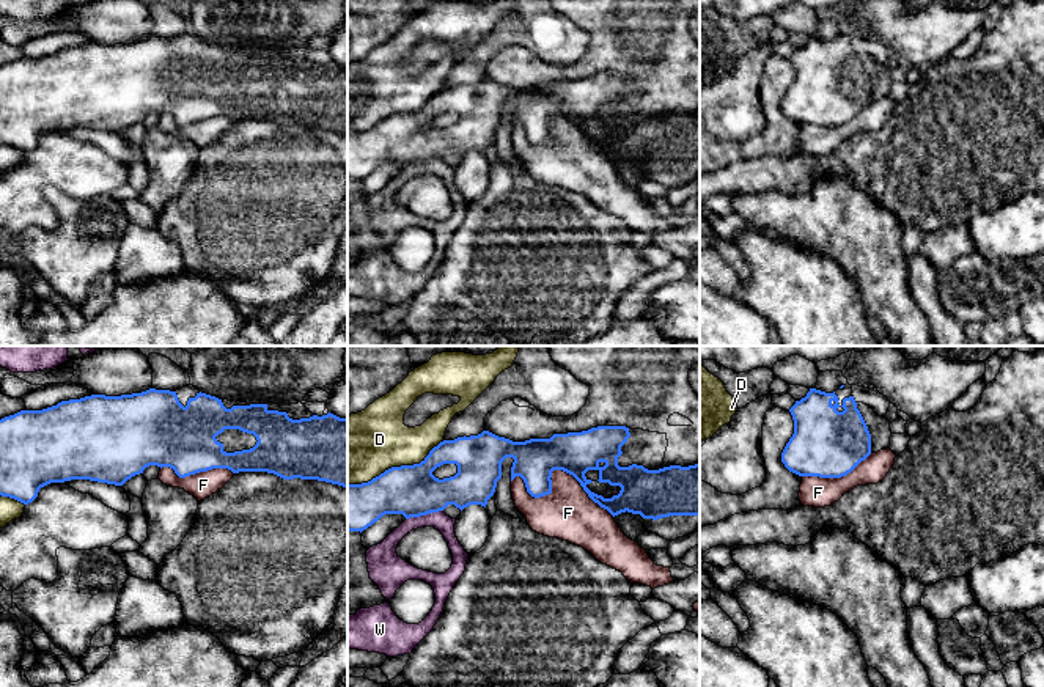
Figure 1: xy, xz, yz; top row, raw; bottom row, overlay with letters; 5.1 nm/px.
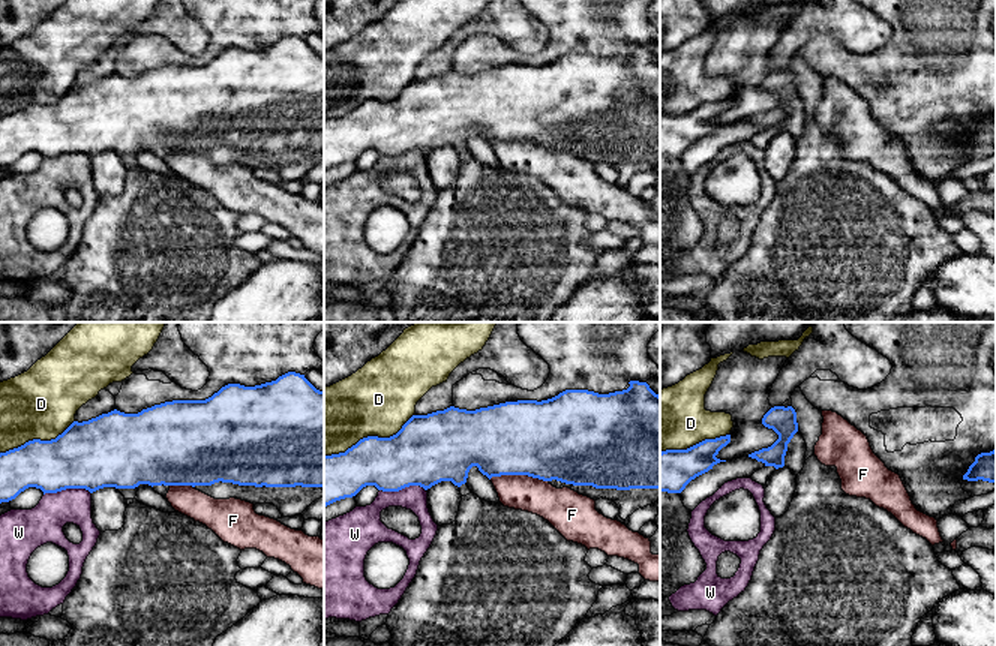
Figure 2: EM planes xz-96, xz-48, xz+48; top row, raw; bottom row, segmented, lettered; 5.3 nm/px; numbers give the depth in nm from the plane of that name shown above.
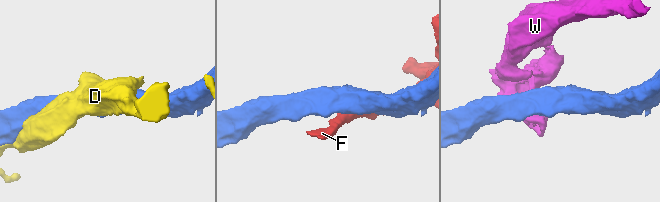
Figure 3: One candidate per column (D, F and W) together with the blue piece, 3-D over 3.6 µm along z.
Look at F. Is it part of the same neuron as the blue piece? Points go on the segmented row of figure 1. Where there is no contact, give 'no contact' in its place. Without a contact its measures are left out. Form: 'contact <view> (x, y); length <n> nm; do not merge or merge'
contact xz (552, 470); length 550 nm; do not merge

